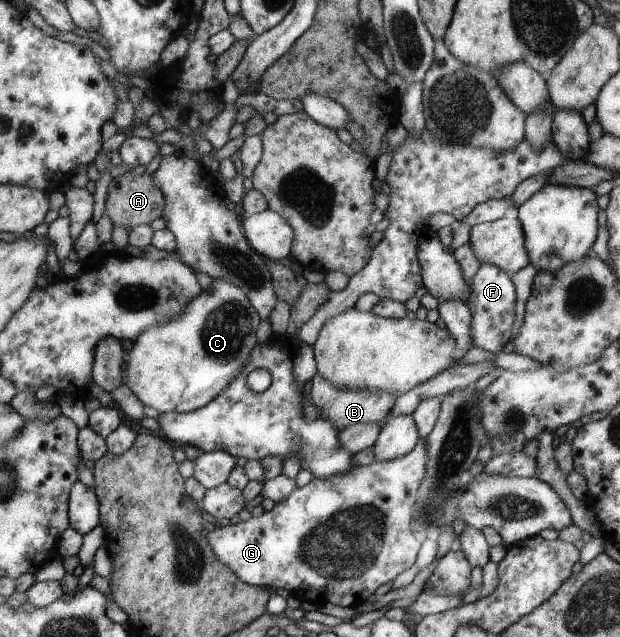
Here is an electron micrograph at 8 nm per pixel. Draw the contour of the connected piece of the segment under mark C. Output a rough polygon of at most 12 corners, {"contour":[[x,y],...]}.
{"contour":[[227,281],[129,343],[126,385],[191,413],[240,376],[262,318]]}

